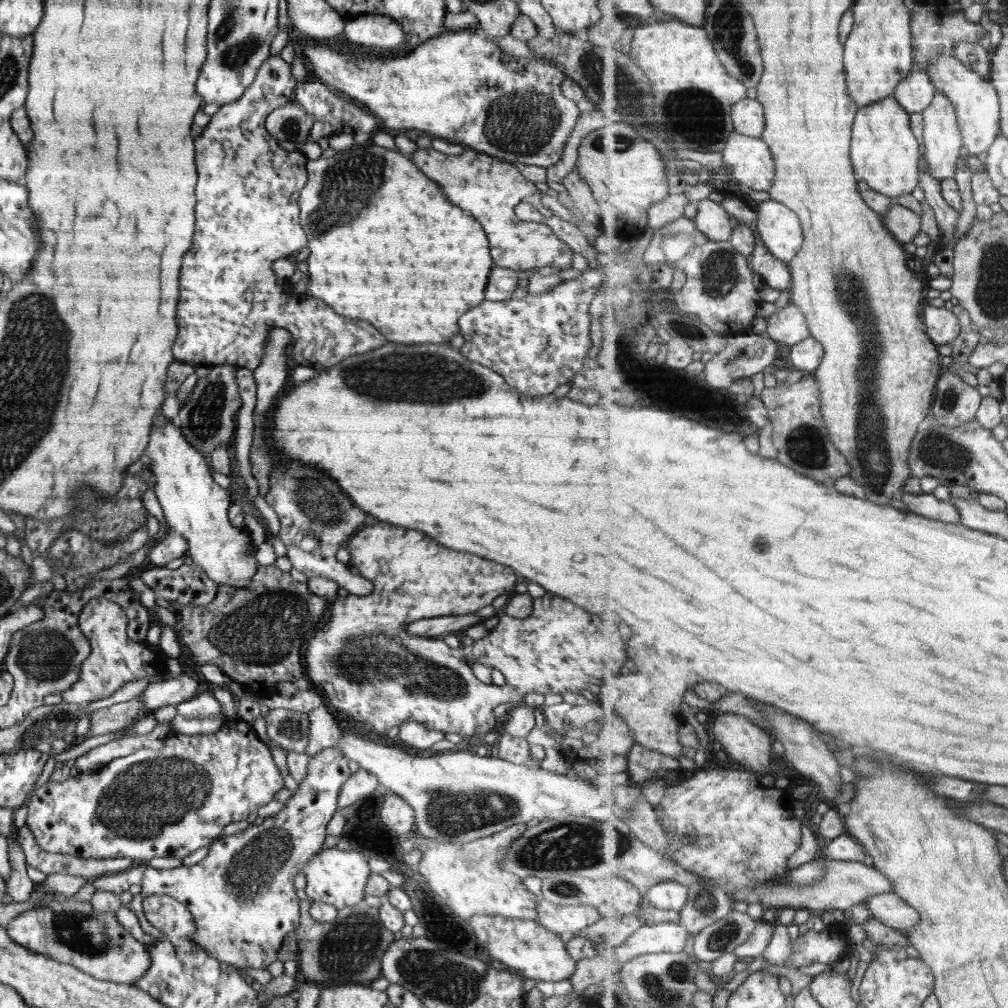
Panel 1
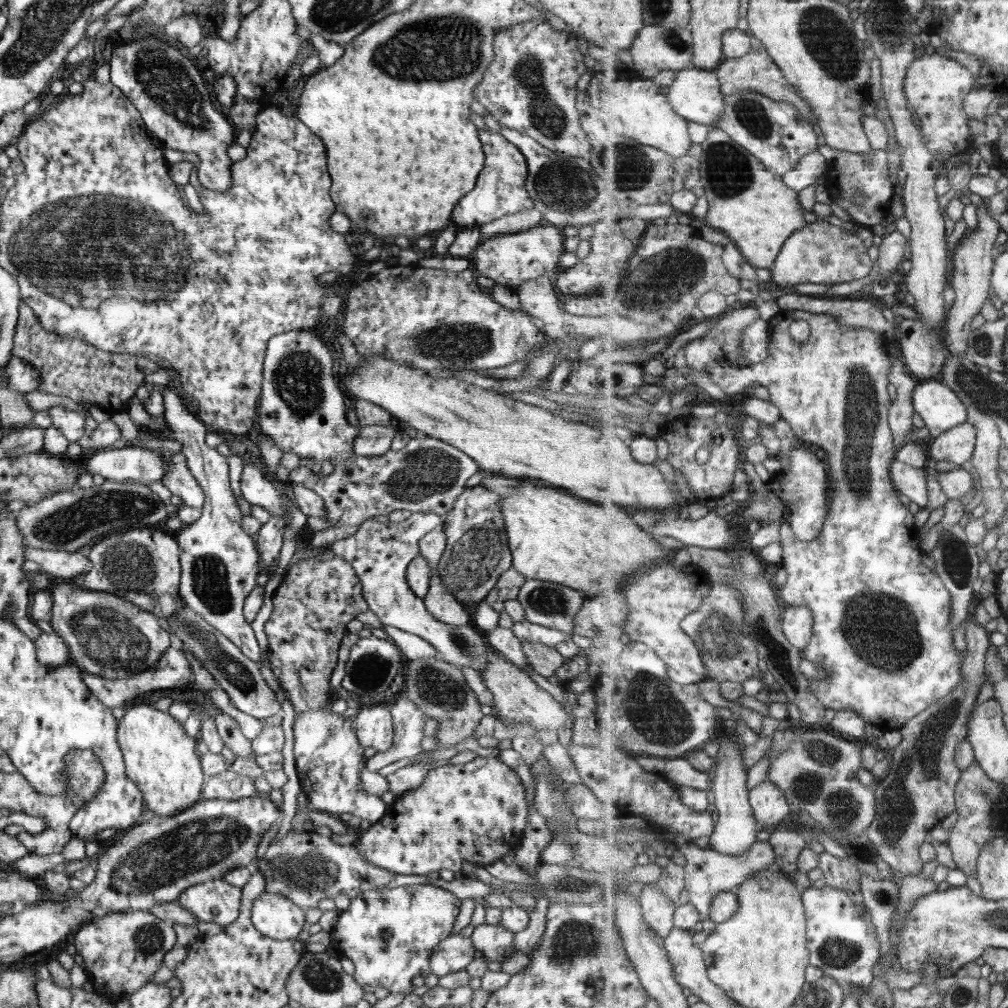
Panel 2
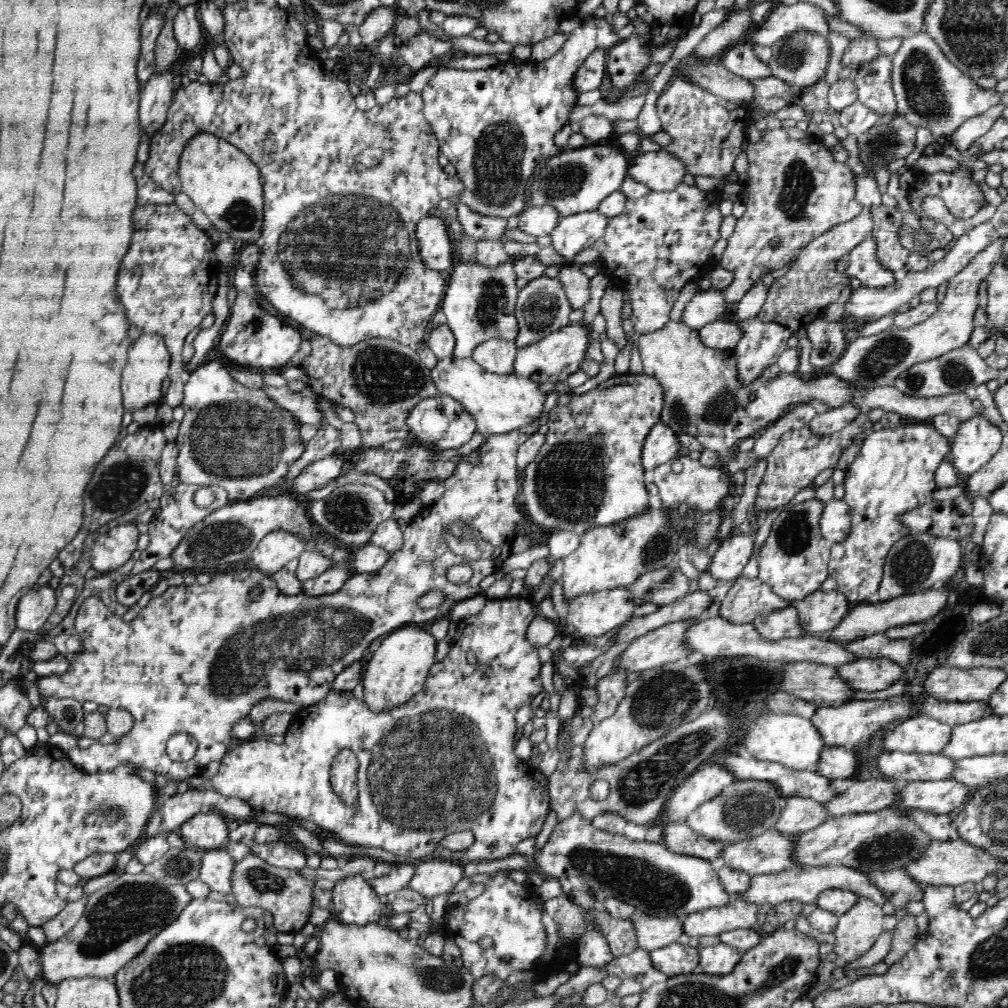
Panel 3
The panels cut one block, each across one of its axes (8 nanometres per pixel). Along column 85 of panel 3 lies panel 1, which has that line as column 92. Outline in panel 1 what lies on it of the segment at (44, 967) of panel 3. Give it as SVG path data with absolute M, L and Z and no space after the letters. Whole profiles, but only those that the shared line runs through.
M46 896L43 904L38 904L36 908L22 912L20 916L11 919L5 928L8 936L16 944L64 964L71 964L79 971L97 980L134 985L146 974L146 968L150 968L150 953L148 953L146 945L140 943L130 931L118 922L114 912L96 912L92 908L91 901L78 901L74 896L66 896L66 900L63 902L56 901L55 896Z

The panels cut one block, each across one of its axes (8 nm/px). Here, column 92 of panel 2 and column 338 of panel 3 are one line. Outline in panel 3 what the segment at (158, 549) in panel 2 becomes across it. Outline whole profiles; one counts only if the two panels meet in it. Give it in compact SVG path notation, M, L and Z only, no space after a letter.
M287 493L276 497L257 496L247 501L231 502L213 511L182 538L180 545L171 555L174 569L184 572L191 568L215 568L222 564L239 563L246 560L268 534L277 531L286 531L300 537L309 547L317 549L324 557L334 561L334 566L330 570L326 570L317 578L303 582L304 595L322 596L338 592L354 573L350 568L350 552L347 547L338 544L333 538L320 534L311 522L307 503L292 498Z

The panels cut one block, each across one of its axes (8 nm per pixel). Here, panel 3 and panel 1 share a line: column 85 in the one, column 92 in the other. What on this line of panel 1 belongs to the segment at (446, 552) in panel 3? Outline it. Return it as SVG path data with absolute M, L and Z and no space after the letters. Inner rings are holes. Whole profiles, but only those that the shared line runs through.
M108 599L88 600L78 614L78 625L90 642L91 654L82 663L78 680L60 693L64 701L86 705L112 696L130 681L156 679L164 671L167 658L162 652L156 653L149 644L140 645L129 638L130 618L120 605ZM156 725L155 729L145 735L128 736L122 740L110 741L90 749L75 760L79 772L94 772L118 757L128 756L138 749L159 750L165 745L166 735L174 728L166 725Z

